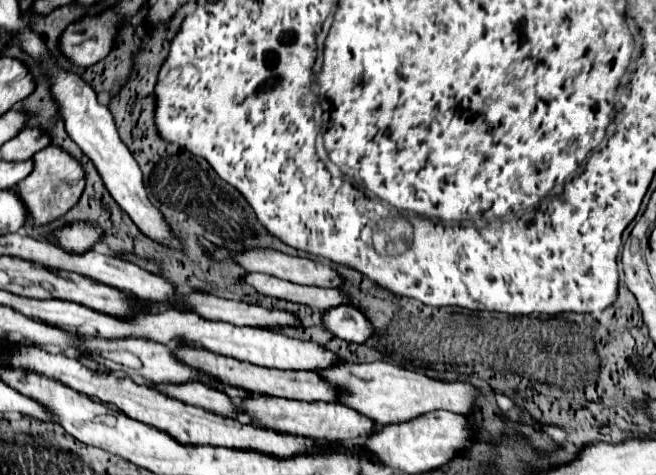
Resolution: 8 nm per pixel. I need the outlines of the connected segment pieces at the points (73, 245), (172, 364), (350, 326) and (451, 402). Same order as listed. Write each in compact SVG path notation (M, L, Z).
M75 222L57 232L57 244L71 252L85 252L95 246L101 236L101 228L97 224Z
M93 338L93 340L87 340L81 348L93 350L93 352L101 352L101 350L103 350L103 354L105 354L105 352L129 352L129 354L137 356L139 362L141 362L141 368L131 370L131 368L125 368L123 364L115 364L117 368L113 368L113 370L121 370L121 372L129 374L133 380L143 380L143 382L149 382L149 384L169 384L169 382L179 384L179 382L187 382L187 380L201 380L201 382L205 382L205 384L211 384L211 386L215 386L215 388L221 388L221 390L227 392L227 396L231 396L233 400L241 400L241 398L245 398L245 394L249 394L247 390L241 390L241 388L235 388L235 386L225 386L225 384L215 382L215 380L207 378L205 374L201 374L201 372L197 372L197 370L193 370L193 368L189 368L189 366L177 362L175 356L173 356L173 352L171 352L171 346L163 346L163 344L145 340L145 338L121 338L121 340L101 340L101 338Z
M347 304L325 310L323 324L337 338L343 338L347 342L357 342L357 344L363 344L373 332L365 316L357 308Z
M337 362L329 368L315 370L323 380L329 380L333 388L337 388L337 402L357 410L367 416L373 424L389 424L409 420L419 416L421 412L431 412L437 408L467 414L473 408L475 390L465 382L441 382L427 378L423 374L403 370L399 366L387 362L371 362L371 364L353 364L353 362Z

